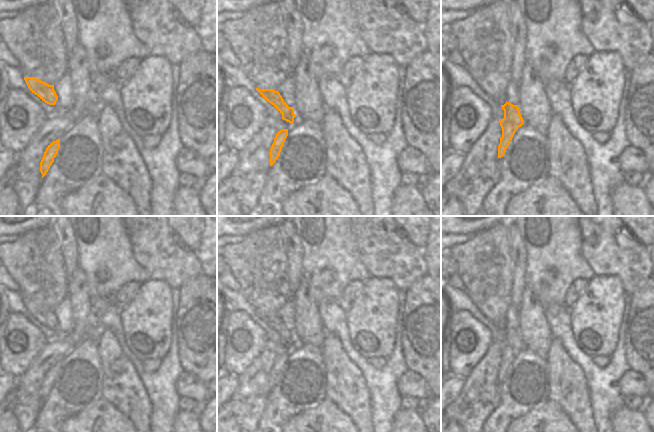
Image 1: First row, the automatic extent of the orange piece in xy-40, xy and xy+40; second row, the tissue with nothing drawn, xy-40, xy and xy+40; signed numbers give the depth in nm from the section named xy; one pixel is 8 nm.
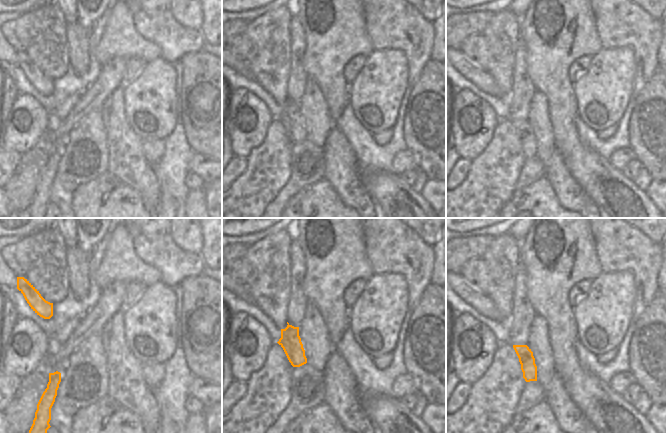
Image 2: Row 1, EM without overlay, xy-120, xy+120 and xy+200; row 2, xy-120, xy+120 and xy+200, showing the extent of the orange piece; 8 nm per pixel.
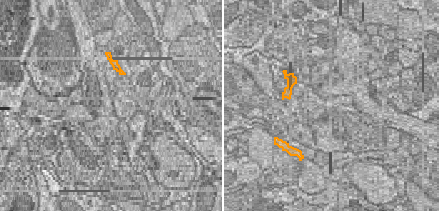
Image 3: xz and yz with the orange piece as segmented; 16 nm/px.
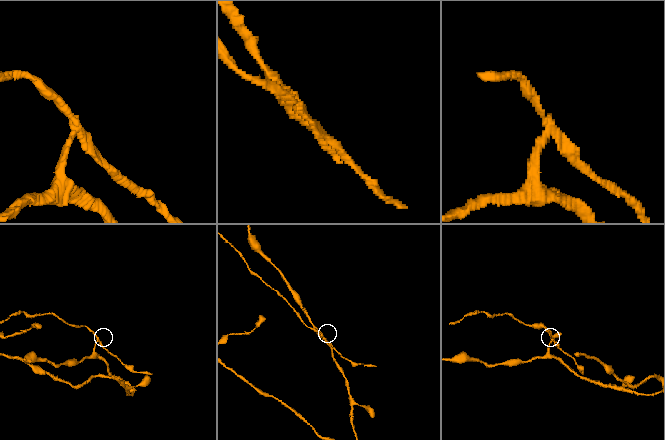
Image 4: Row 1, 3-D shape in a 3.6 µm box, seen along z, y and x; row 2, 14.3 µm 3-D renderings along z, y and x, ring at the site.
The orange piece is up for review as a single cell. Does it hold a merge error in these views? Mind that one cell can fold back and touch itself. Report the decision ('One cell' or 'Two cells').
Two cells.

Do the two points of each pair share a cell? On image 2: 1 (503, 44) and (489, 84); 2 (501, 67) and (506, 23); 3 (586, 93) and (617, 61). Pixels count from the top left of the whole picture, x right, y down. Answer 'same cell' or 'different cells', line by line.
1: different cells
2: same cell
3: same cell

